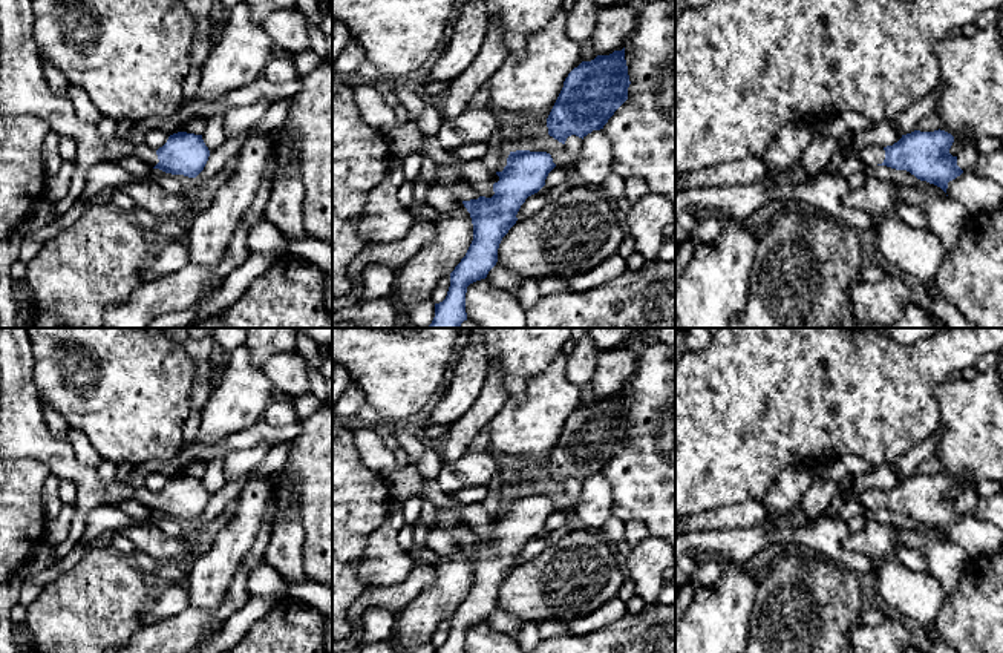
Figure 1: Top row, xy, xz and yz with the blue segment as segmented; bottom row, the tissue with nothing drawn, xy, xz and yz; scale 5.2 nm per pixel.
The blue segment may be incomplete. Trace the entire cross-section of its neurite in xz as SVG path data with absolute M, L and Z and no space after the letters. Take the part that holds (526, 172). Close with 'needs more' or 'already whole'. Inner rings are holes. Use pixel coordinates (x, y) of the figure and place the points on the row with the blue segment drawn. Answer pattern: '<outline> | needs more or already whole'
M510 152L502 172L495 172L492 198L481 196L466 179L452 187L453 196L464 204L473 224L473 241L450 273L450 287L443 302L435 304L435 317L426 328L459 328L467 320L467 287L485 279L498 262L502 238L516 224L525 199L537 193L548 173L556 167L547 152Z | needs more

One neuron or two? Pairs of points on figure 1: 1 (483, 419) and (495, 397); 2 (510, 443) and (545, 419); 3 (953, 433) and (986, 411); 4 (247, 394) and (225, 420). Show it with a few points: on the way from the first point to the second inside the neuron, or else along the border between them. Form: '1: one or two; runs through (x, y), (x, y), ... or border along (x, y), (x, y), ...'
1: one; runs through (483, 414), (490, 402)
2: one; runs through (519, 434), (536, 423)
3: one; runs through (960, 433), (965, 433), (979, 419)
4: one; runs through (241, 400), (228, 414)

